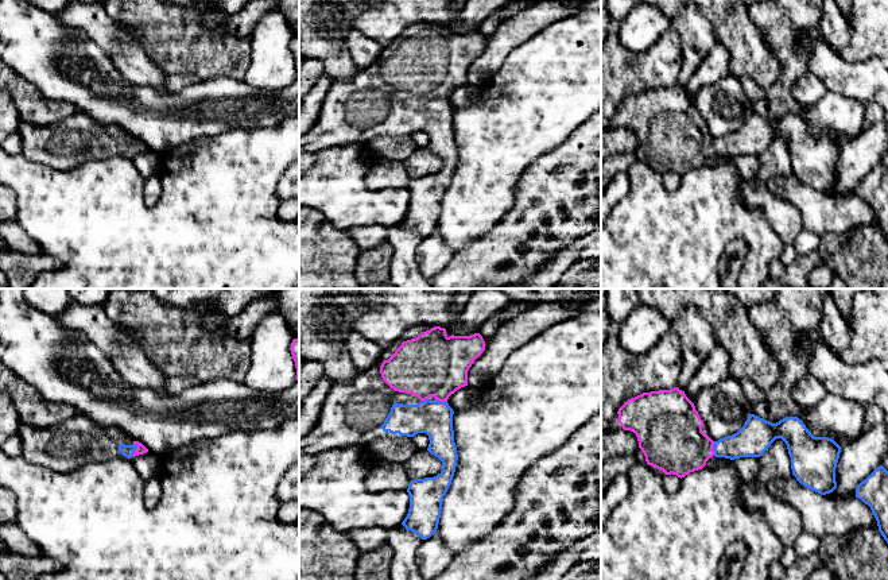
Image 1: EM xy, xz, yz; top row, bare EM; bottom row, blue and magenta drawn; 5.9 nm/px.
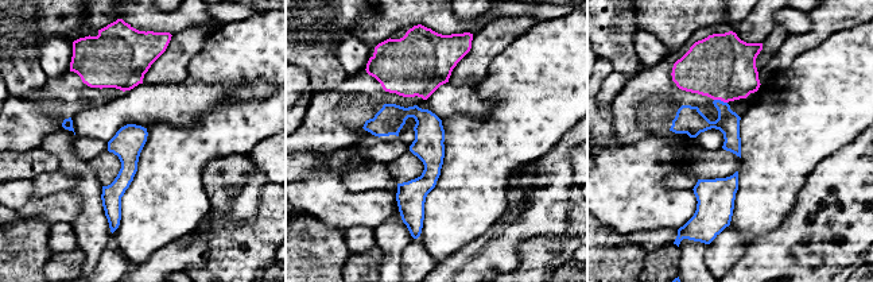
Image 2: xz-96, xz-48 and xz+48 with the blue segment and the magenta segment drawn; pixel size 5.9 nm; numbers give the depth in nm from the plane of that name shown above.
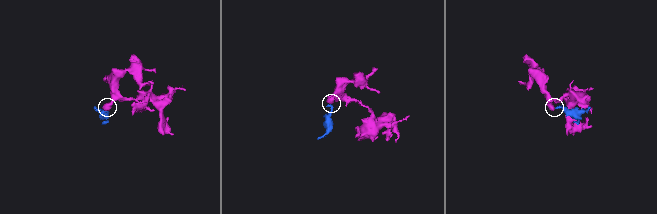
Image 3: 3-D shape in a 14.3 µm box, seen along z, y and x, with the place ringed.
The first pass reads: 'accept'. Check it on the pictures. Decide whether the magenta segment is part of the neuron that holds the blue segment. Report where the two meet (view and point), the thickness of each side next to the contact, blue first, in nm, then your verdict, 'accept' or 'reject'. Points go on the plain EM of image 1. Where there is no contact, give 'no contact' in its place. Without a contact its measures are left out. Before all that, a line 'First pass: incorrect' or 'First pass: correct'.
First pass: correct
contact xy (136, 146); calibres 70 and 60 nm; accept

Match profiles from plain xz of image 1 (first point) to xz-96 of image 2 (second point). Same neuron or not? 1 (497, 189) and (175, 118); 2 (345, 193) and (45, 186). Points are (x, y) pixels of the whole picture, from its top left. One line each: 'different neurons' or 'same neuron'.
1: different neurons
2: different neurons

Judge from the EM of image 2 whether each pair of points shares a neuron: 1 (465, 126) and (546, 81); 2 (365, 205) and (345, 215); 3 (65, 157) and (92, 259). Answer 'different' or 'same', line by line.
1: same
2: same
3: same

